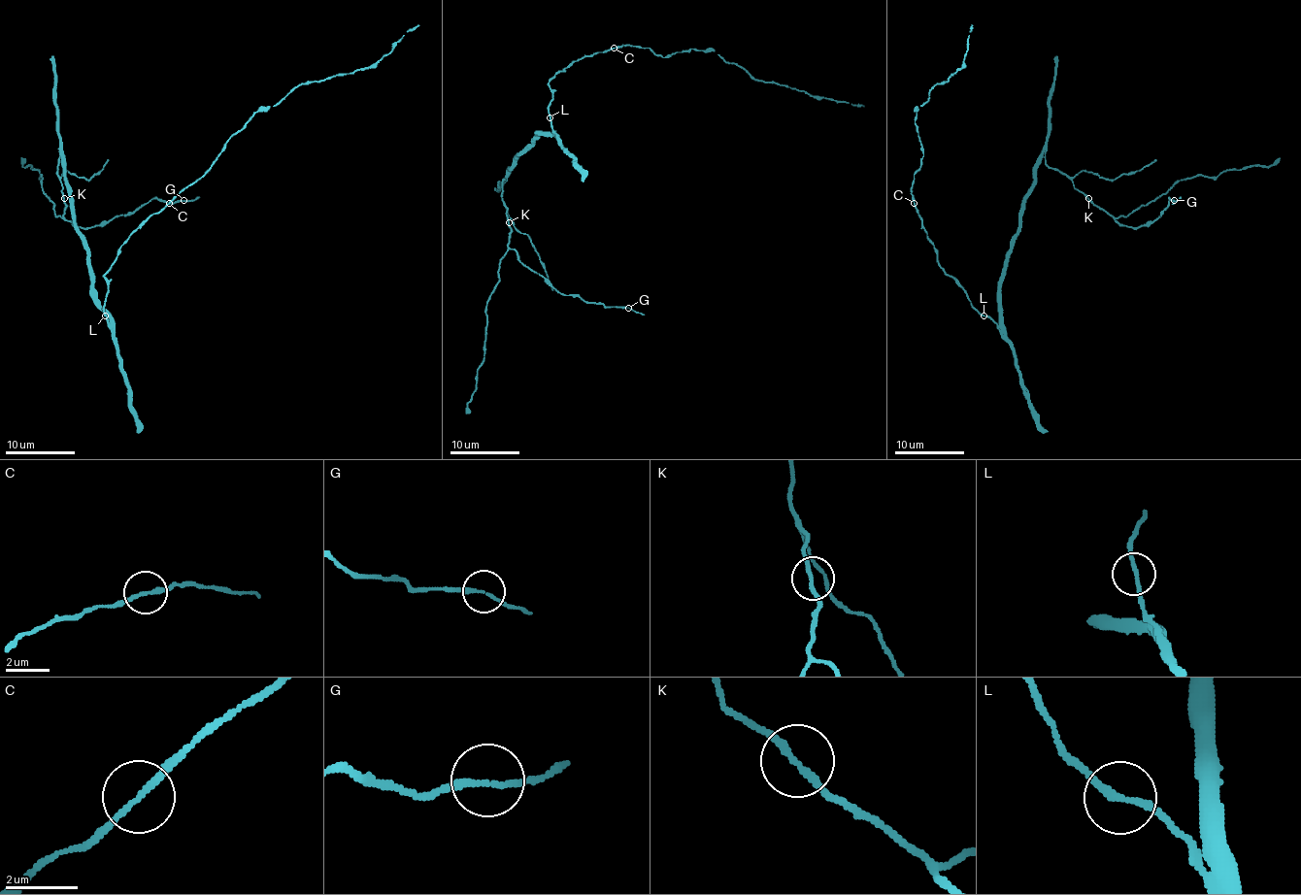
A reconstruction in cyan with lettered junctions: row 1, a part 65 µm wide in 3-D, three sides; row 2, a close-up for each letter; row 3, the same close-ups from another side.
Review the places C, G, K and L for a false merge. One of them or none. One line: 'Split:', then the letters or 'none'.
Split: none

